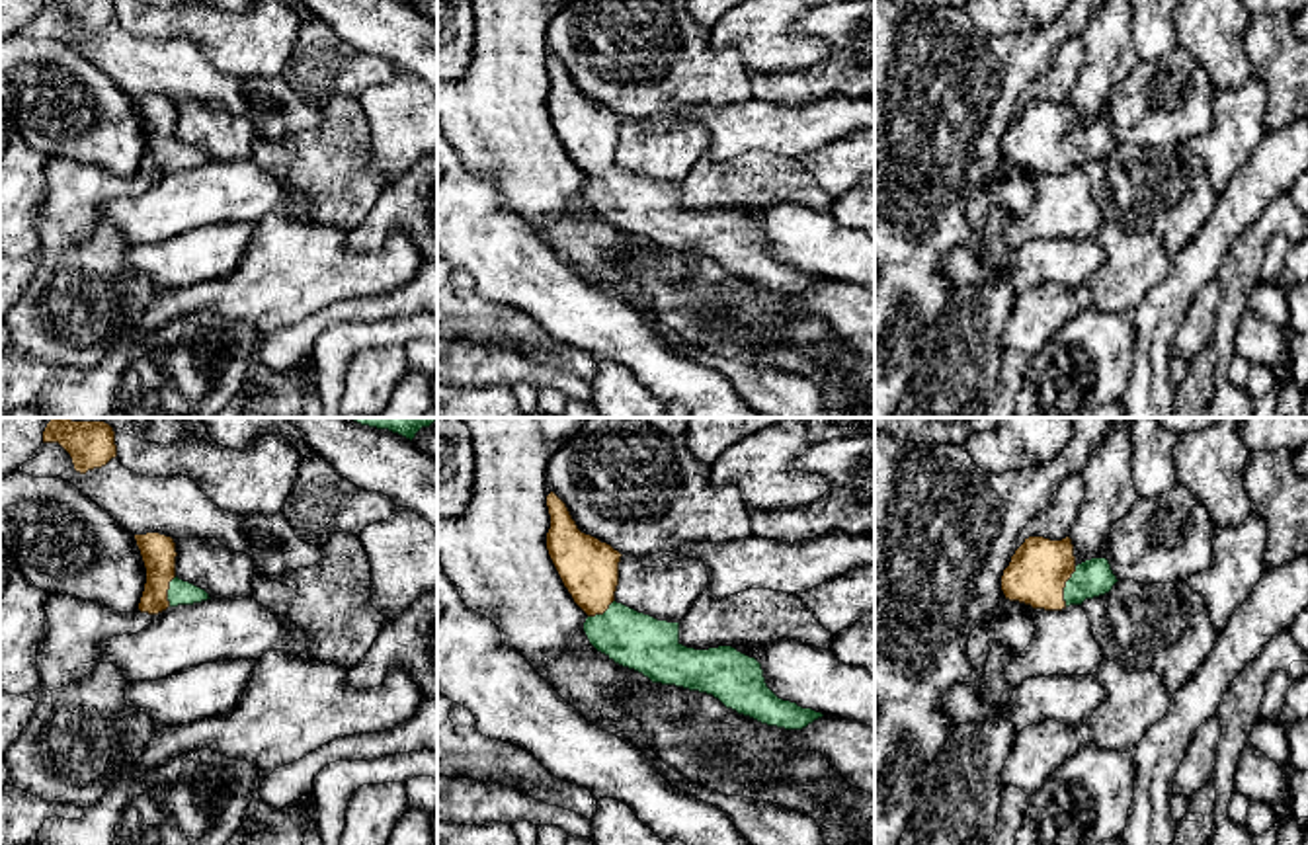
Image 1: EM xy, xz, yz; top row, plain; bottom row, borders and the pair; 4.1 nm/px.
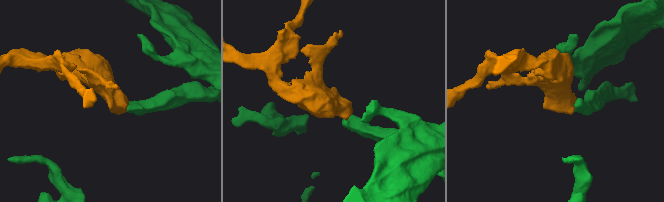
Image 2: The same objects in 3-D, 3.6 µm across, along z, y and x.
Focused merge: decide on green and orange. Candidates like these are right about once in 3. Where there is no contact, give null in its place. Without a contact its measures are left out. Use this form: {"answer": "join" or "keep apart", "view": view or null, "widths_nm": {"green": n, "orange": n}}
{"answer": "join", "view": "yz", "widths_nm": {"green": 160, "orange": 240}}

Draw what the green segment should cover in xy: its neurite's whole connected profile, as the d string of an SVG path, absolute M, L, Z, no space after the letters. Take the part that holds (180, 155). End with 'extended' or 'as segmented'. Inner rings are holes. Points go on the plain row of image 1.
M160 96L135 98L146 146L139 166L141 176L158 178L168 170L193 168L211 162L209 156L176 139L176 105Z; extended

